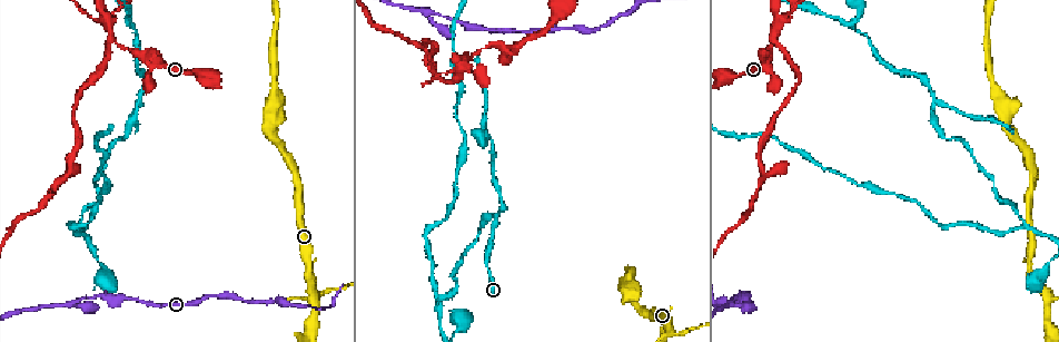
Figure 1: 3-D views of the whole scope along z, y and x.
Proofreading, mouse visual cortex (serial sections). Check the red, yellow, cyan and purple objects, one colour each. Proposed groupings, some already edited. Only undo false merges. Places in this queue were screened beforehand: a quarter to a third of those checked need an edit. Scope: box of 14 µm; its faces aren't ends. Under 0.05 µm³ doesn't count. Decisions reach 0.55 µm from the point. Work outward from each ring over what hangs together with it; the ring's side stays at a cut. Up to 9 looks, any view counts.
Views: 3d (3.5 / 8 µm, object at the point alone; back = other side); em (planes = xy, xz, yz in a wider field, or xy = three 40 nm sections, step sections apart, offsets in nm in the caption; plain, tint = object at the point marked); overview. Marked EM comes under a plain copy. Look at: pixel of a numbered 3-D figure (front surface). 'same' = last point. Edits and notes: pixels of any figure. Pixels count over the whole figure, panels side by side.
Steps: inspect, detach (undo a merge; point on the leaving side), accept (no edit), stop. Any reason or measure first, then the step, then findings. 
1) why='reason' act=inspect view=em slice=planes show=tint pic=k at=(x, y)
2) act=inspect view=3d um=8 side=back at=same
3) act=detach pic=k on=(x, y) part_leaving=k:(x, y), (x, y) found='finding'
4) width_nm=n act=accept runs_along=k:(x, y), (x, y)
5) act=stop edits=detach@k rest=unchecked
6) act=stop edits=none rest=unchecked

why='abrupt turn' act=inspect view=3d um=3.5 side=back pic=1 at=(771, 72)

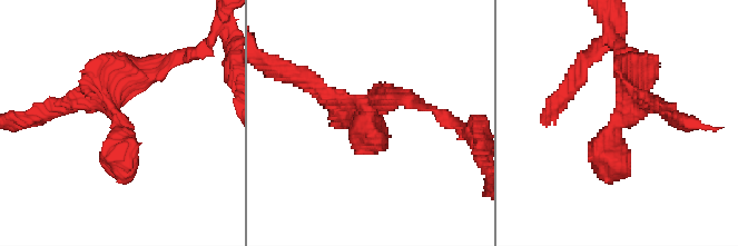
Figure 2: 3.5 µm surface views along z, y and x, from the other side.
act=inspect view=em slice=xy step=5 show=tint pic=2 at=(119, 119)

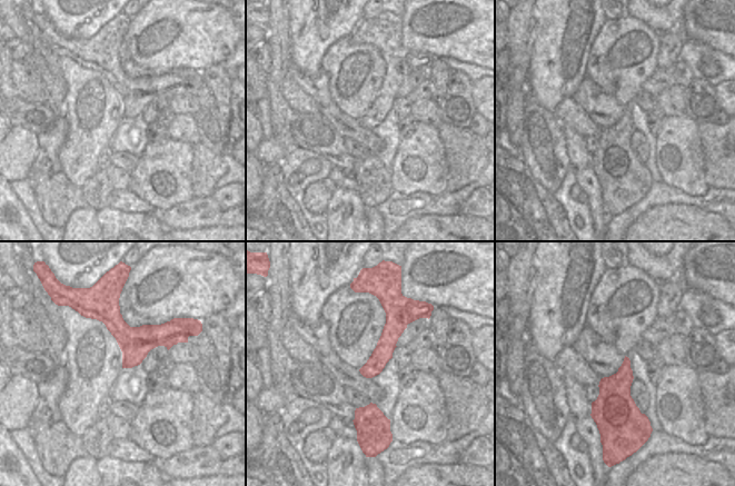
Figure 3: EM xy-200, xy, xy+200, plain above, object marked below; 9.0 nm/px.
act=accept runs_along=3:(390, 311), (389, 338), (368, 375) found='continuous, no second cell'

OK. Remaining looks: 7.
why='three arms meet' act=inspect view=3d um=8 pic=1 at=(139, 99)

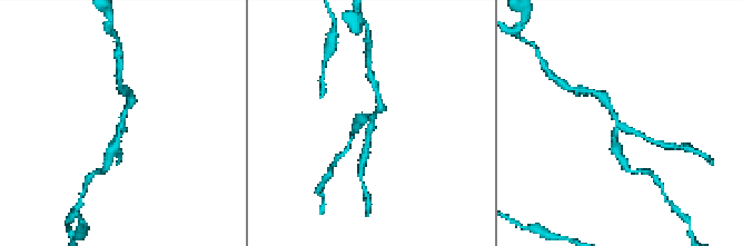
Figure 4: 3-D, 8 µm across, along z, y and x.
act=inspect view=3d um=3.5 pic=4 at=(619, 124)

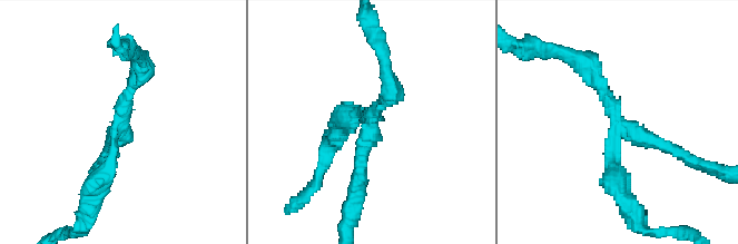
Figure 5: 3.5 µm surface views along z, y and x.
arms=3 arm_widths_nm=200,200,250 act=detach pic=5 on=(344, 117) part_leaving=5:(618, 134), (611, 172), (640, 226) found='a second cell is stuck on'

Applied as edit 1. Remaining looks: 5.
why='sharp bend' act=inspect view=3d um=8 pic=1 at=(427, 12)

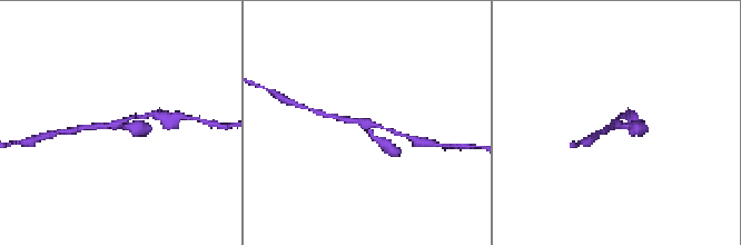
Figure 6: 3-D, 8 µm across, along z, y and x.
act=inspect view=3d um=3.5 pic=6 at=(118, 124)

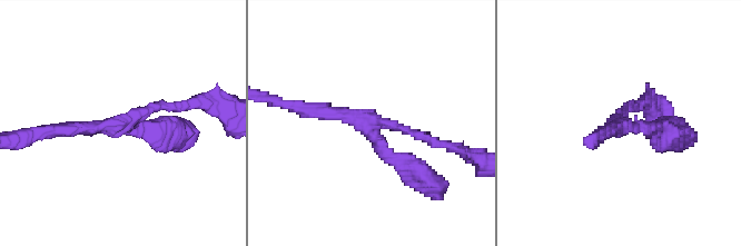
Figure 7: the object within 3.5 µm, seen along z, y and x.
arms=3 arm_widths_nm=150,200,250 why='now the EM' act=inspect view=em slice=xy step=1 show=tint pic=7 at=(121, 126)

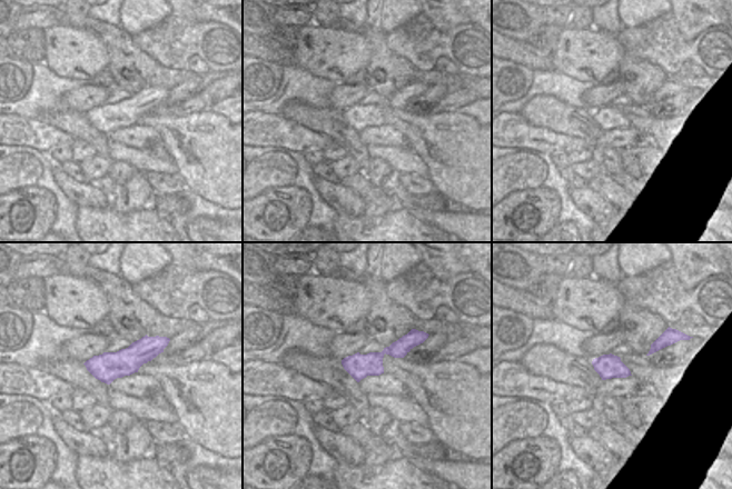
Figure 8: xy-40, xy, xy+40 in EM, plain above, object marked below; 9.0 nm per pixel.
act=accept runs_along=8:(166, 340), (118, 365), (88, 365) found='continuous, no second cell'

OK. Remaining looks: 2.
why='arms part here' act=inspect view=3d um=3.5 side=back pic=1 at=(110, 21)

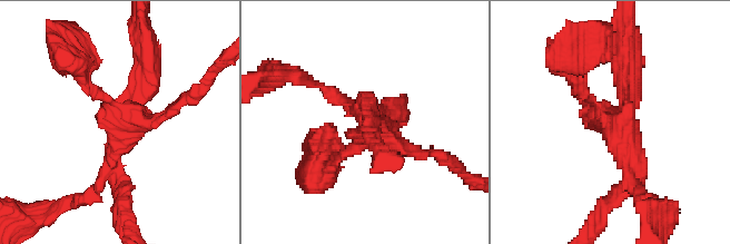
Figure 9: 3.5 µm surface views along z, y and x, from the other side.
arms=4 arm_widths_nm=150,150,150,300 act=inspect view=em slice=xy step=2 show=tint pic=9 at=(124, 128)

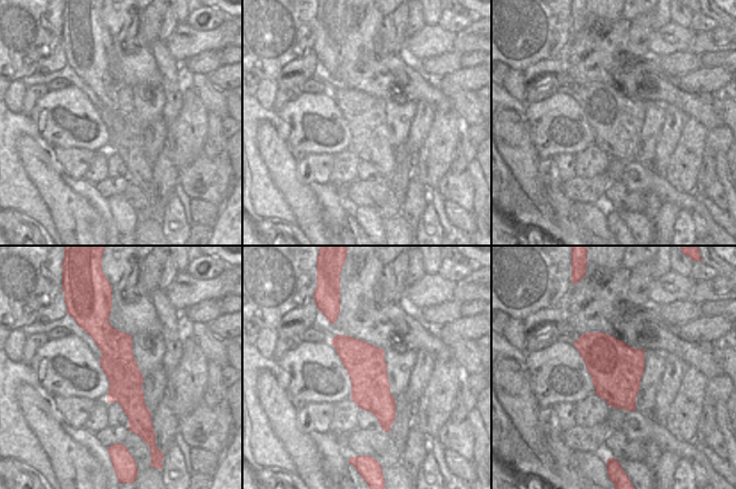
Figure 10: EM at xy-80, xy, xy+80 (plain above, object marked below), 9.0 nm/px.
act=detach pic=9 on=(621, 66) part_leaving=9:(112, 176), (129, 232) found='two cells meet here'

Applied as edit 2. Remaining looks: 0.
act=stop edits=detach@5,detach@9 rest=unchecked

